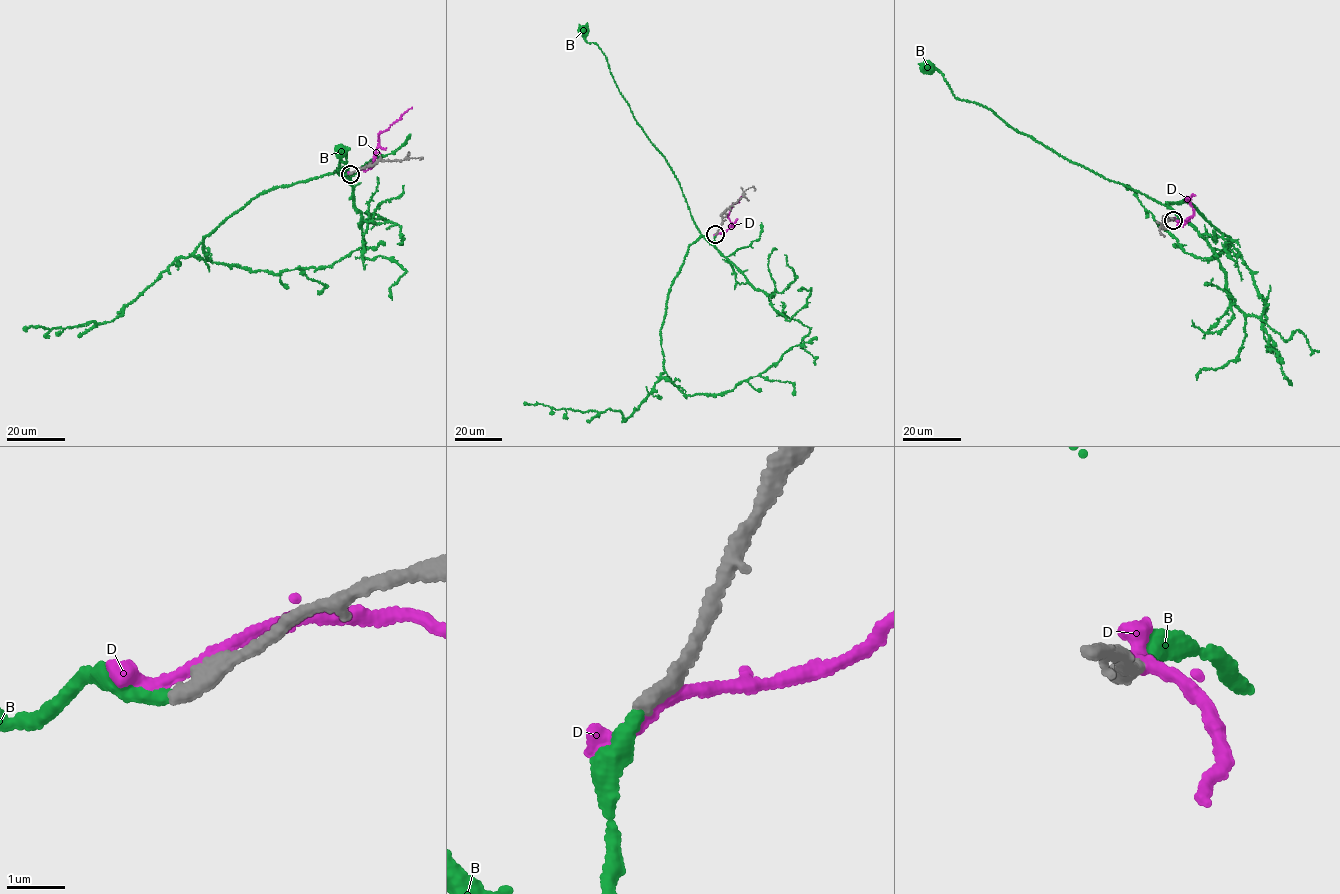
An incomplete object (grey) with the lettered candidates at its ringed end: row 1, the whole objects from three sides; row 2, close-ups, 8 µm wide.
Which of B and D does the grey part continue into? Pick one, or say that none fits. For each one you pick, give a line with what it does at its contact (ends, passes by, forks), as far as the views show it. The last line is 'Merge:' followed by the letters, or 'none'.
B: It ends there
Merge: B

